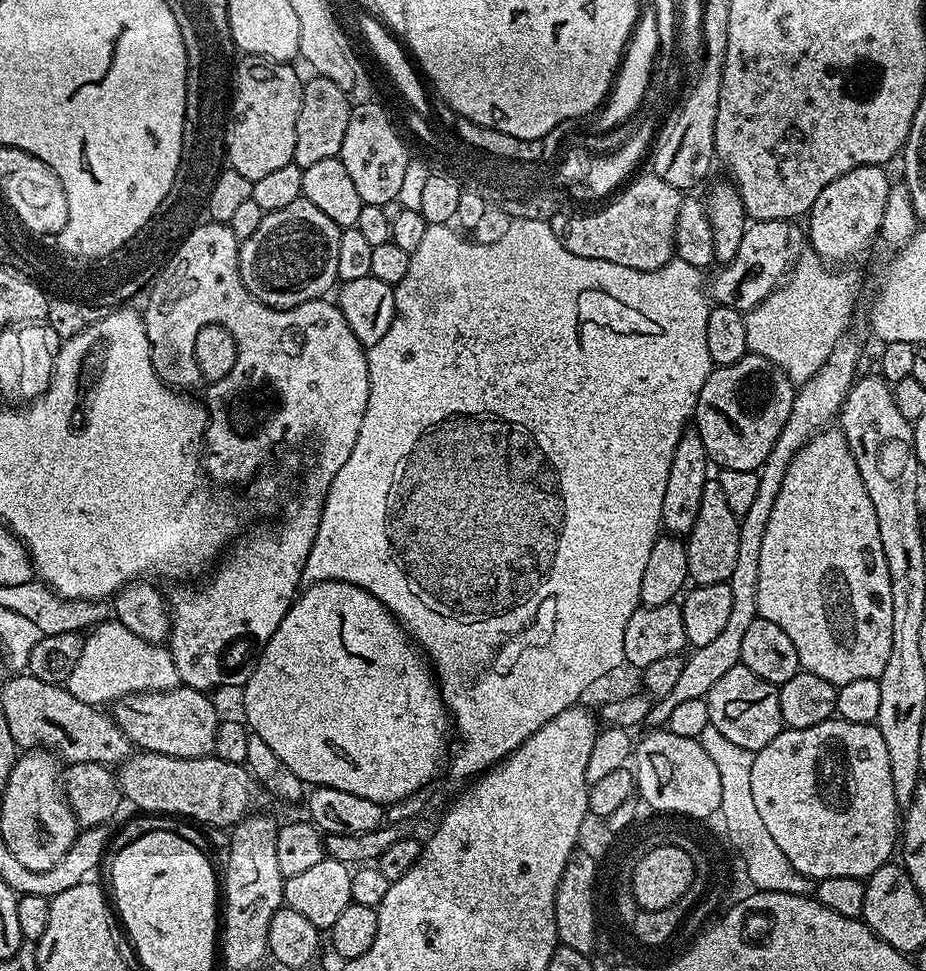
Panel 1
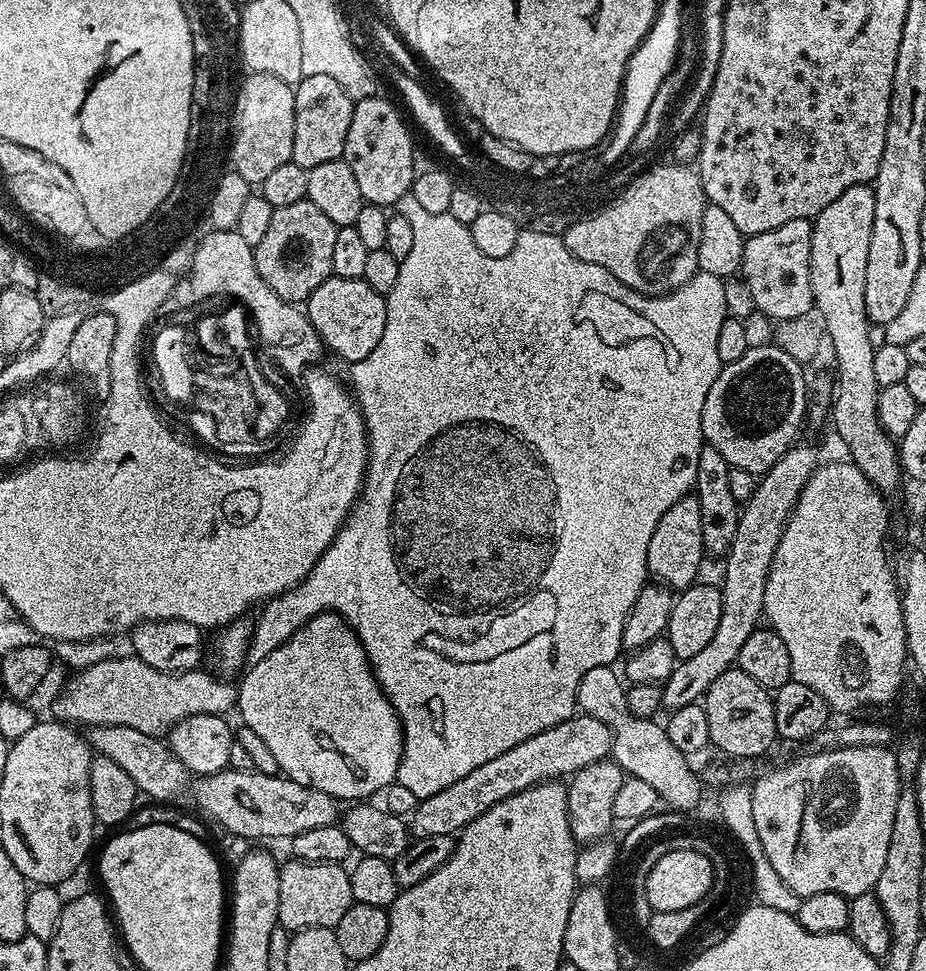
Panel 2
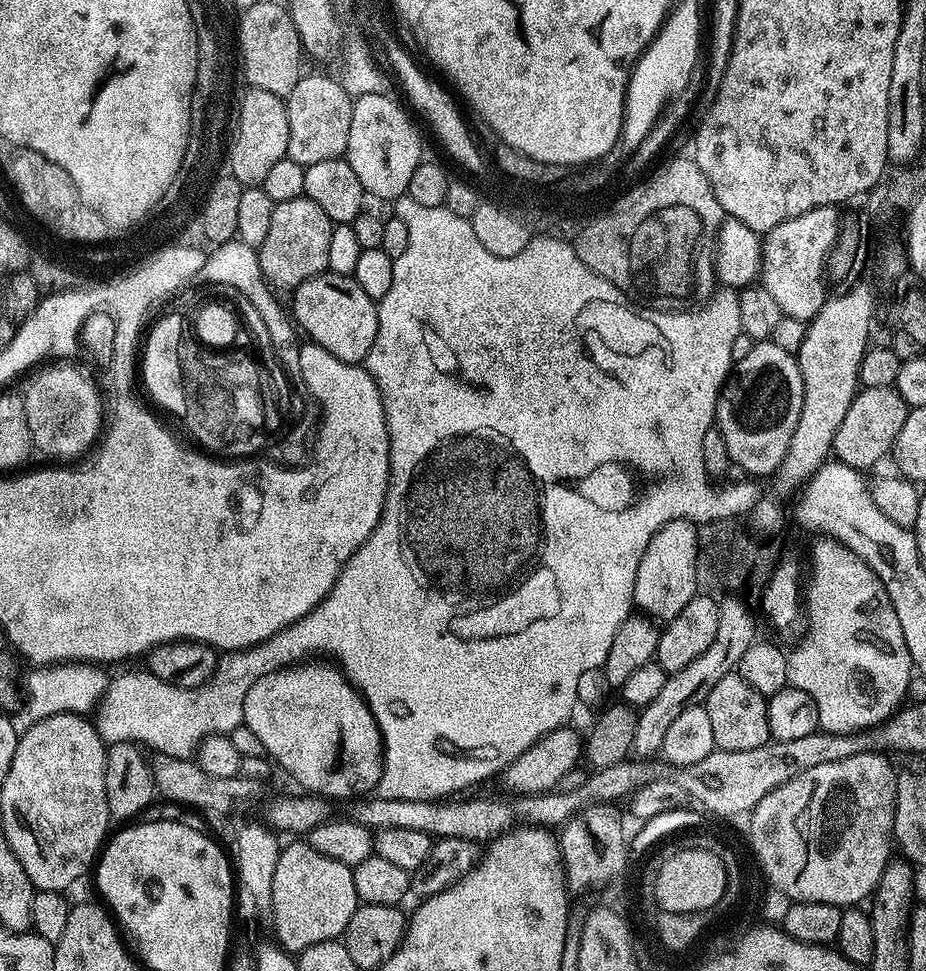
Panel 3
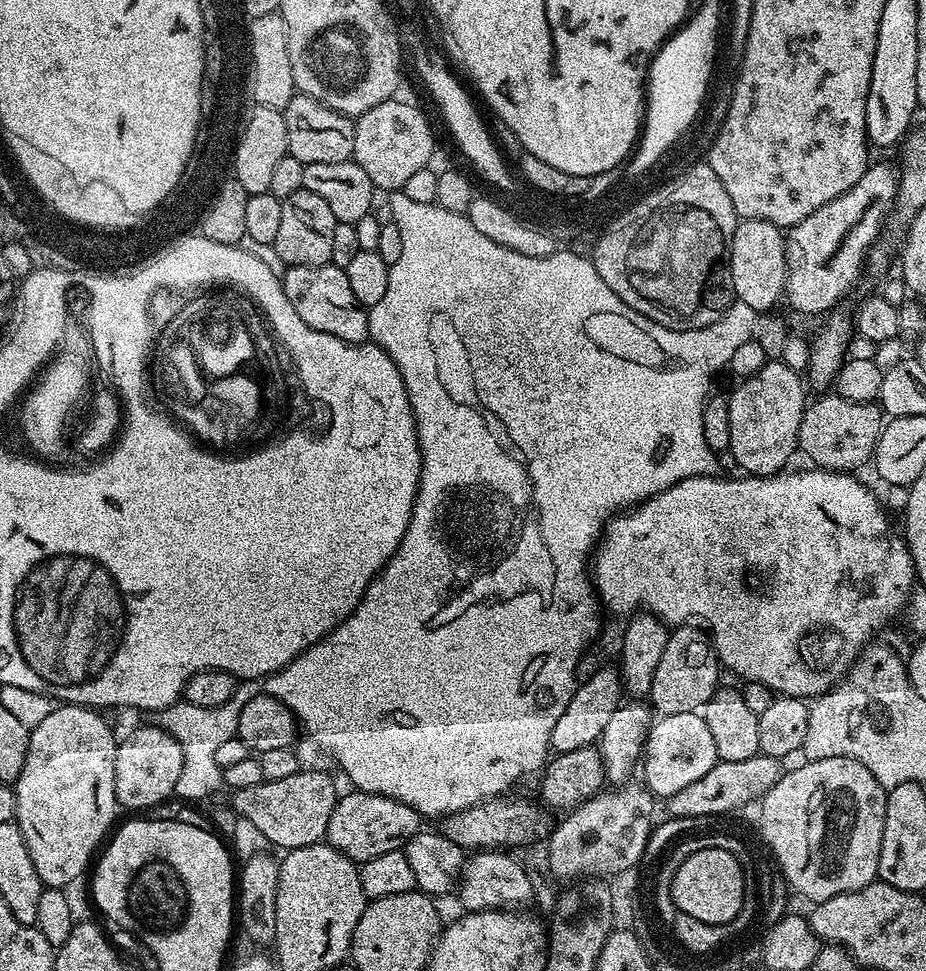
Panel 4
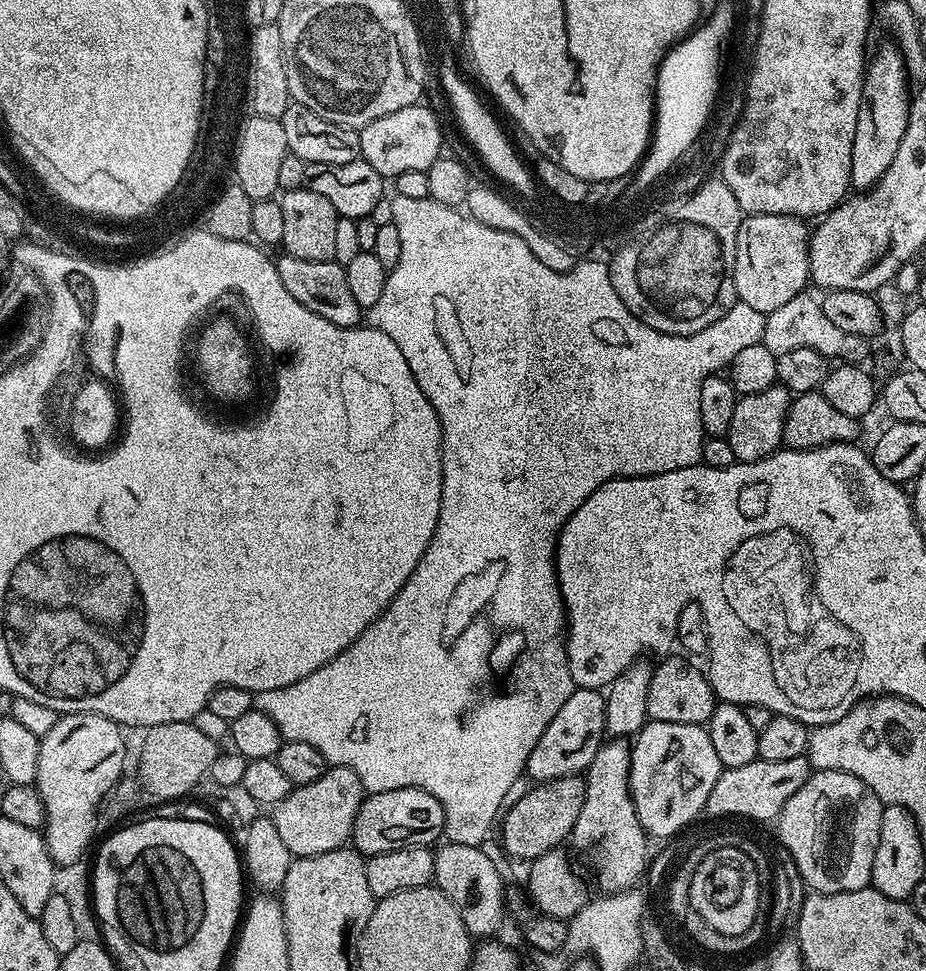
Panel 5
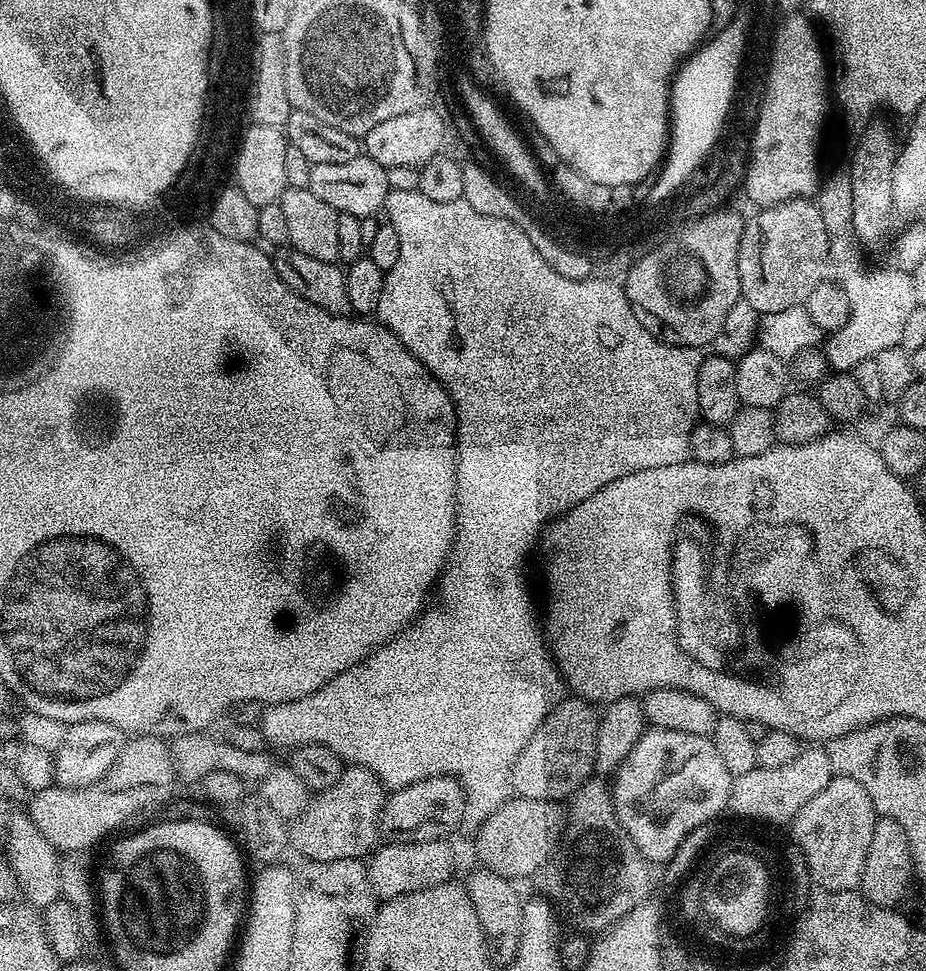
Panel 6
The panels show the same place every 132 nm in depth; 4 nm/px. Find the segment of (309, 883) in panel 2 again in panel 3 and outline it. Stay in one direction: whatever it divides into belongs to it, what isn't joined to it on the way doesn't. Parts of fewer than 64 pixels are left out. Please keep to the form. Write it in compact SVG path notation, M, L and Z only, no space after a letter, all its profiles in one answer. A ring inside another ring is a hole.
M307 842L300 844L286 843L280 849L280 857L274 869L273 906L271 926L276 927L275 939L281 948L289 954L299 954L310 946L327 940L339 941L344 935L350 918L354 918L354 910L358 907L352 868L338 862L334 858L326 858L326 854L318 854Z

